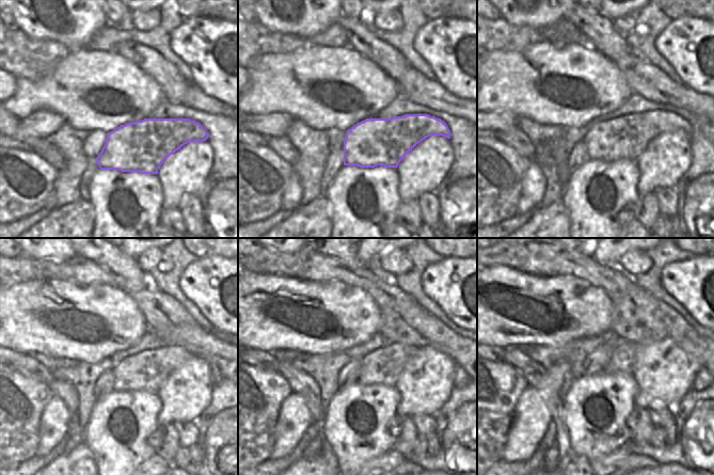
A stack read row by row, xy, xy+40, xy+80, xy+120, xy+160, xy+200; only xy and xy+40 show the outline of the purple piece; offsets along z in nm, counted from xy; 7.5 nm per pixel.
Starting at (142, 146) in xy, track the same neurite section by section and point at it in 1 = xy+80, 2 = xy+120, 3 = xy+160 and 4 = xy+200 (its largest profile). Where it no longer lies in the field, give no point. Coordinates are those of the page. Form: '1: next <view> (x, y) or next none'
1: next xy+80 (627, 137)
2: next xy+120 (148, 370)
3: next xy+160 (383, 366)
4: next xy+200 (623, 355)

